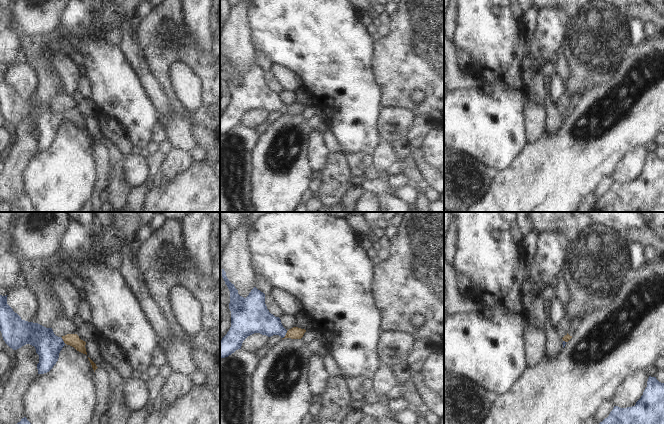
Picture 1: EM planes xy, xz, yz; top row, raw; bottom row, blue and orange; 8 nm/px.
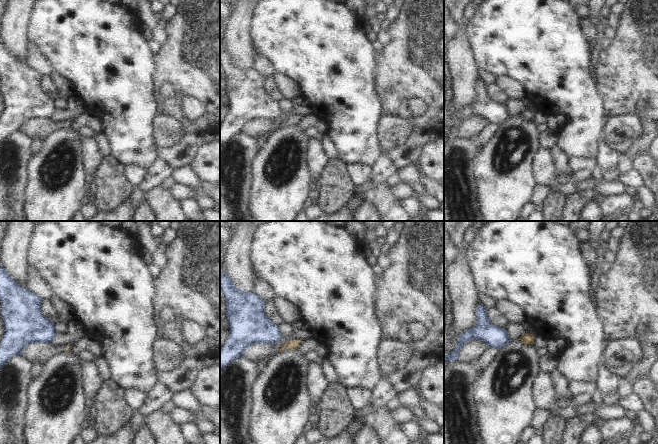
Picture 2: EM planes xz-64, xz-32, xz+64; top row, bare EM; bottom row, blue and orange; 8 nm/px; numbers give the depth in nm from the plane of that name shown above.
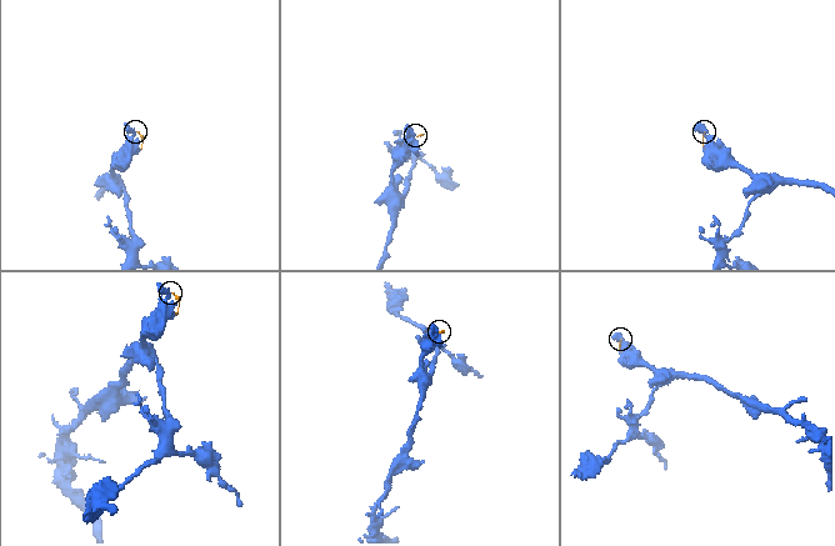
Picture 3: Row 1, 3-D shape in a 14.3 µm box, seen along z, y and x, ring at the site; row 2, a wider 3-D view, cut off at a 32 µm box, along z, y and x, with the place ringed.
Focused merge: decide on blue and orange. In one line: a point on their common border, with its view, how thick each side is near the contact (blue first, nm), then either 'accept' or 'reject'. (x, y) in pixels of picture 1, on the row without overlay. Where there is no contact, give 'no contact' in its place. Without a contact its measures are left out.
meets blue in xz at (285, 110); 220 nm thick on the blue side, 100 nm on the other; reject

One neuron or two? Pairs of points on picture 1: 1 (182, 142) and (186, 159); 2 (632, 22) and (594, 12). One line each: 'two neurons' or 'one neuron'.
1: two neurons
2: two neurons

